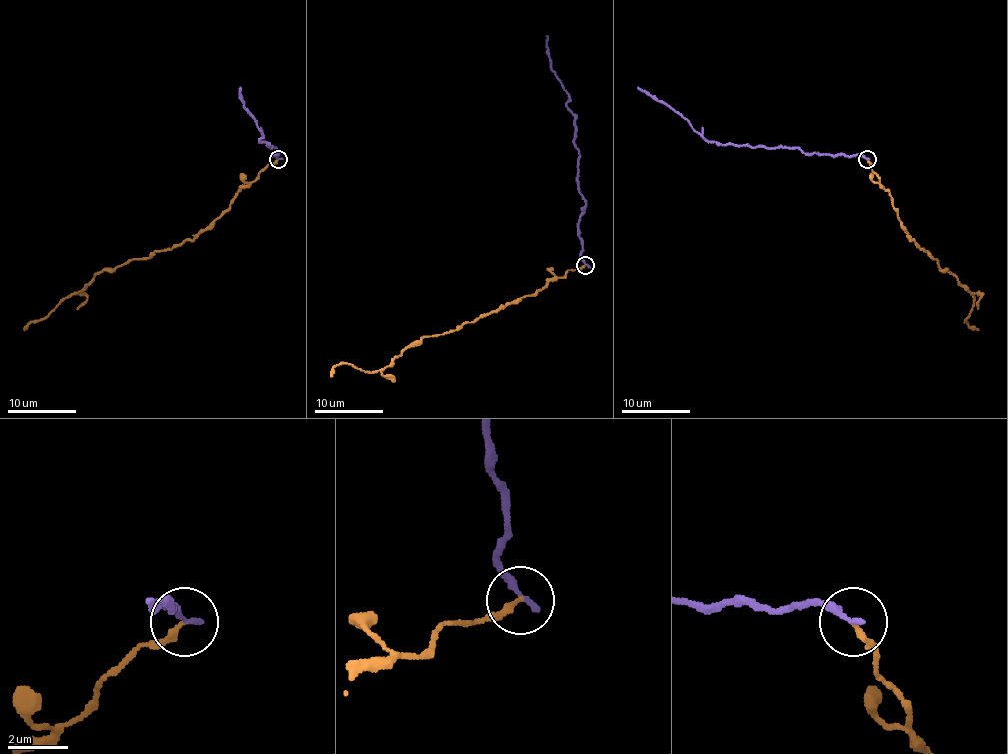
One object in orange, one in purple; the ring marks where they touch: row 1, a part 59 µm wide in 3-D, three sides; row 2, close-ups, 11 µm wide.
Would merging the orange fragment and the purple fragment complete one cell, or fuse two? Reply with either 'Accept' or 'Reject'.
Reject

